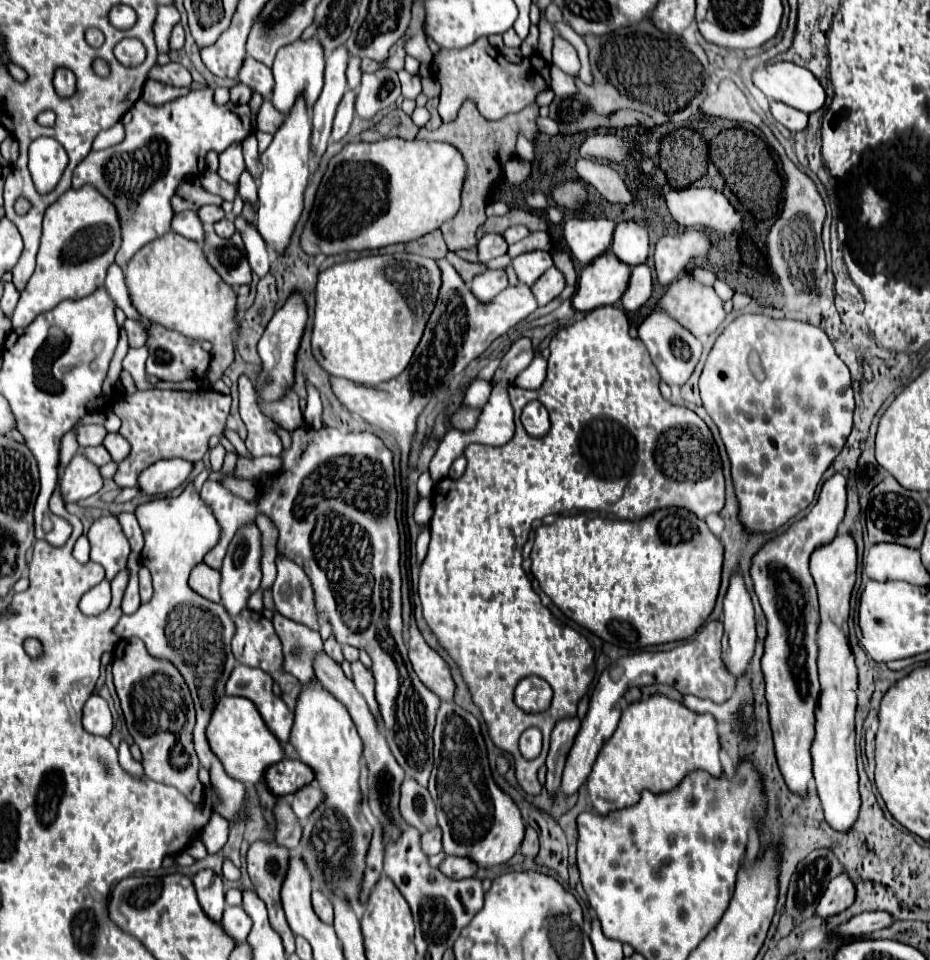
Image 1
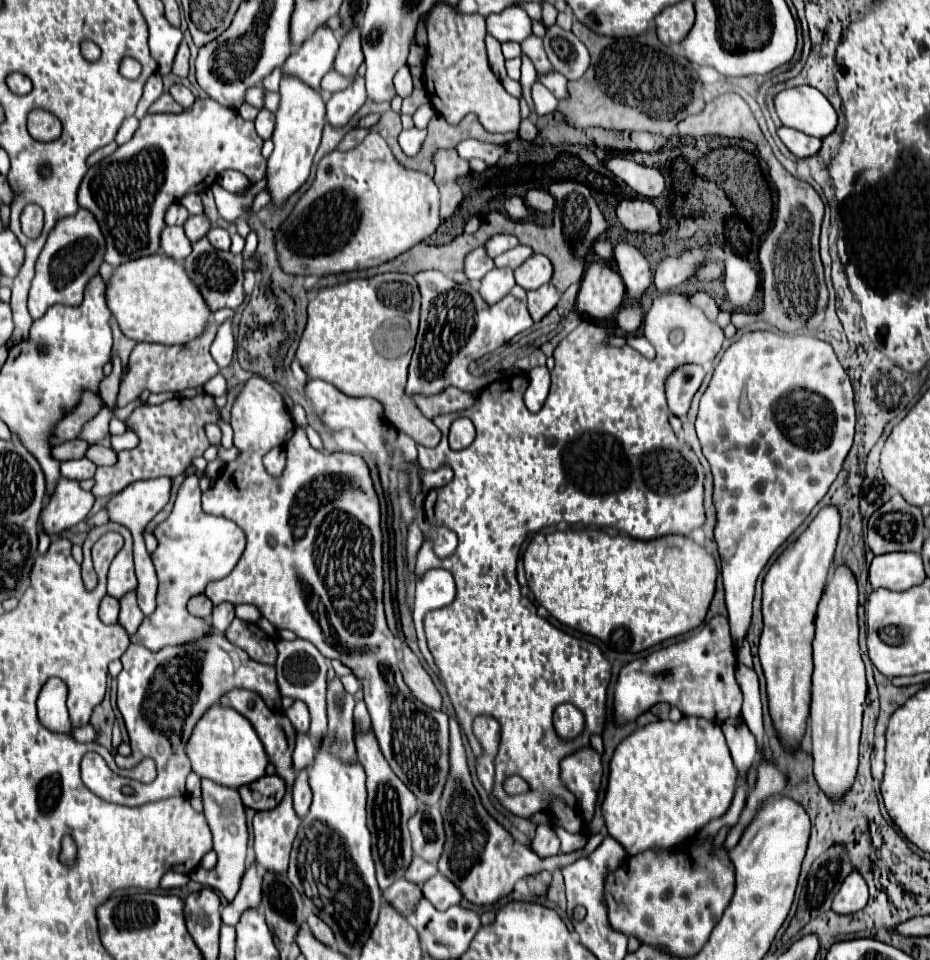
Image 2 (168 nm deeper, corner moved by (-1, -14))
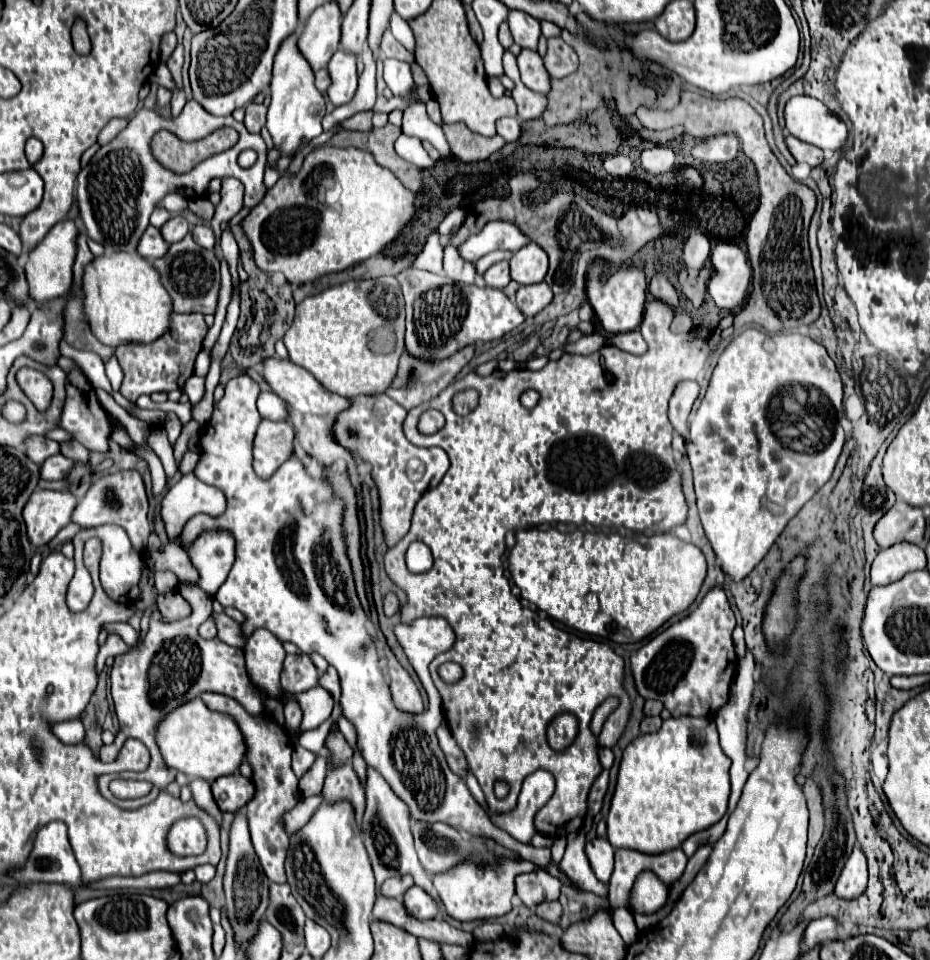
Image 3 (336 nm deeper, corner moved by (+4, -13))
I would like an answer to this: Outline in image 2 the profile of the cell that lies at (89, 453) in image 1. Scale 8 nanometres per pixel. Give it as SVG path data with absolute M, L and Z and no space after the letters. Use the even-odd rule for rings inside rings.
M78 459L78 461L64 461L62 467L62 477L68 479L92 479L96 473L96 465L90 459Z

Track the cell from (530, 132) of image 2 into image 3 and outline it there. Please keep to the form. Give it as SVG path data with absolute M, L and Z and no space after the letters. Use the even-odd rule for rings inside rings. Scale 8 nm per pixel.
M501 118L495 122L495 128L497 128L497 134L505 140L505 142L513 142L515 138L519 138L519 130L521 130L521 124L517 118Z

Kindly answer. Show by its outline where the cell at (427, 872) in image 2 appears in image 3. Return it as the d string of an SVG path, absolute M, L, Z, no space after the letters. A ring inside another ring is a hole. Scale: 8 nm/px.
M387 878L381 886L379 886L379 894L387 896L387 898L401 898L407 888L411 888L411 878Z

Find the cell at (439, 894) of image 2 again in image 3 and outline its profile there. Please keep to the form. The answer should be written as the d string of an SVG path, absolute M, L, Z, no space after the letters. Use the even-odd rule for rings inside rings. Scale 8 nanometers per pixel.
M411 886L405 892L403 906L407 914L417 920L431 920L437 914L437 900L433 896L427 898L427 894L423 894L423 890L419 890L417 886Z

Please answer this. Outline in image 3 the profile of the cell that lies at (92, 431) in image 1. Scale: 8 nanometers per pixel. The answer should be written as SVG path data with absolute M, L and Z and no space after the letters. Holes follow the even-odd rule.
M29 436L23 442L23 448L25 448L27 458L33 460L35 464L41 464L45 458L53 454L59 454L59 444L53 440L47 440L45 436Z

